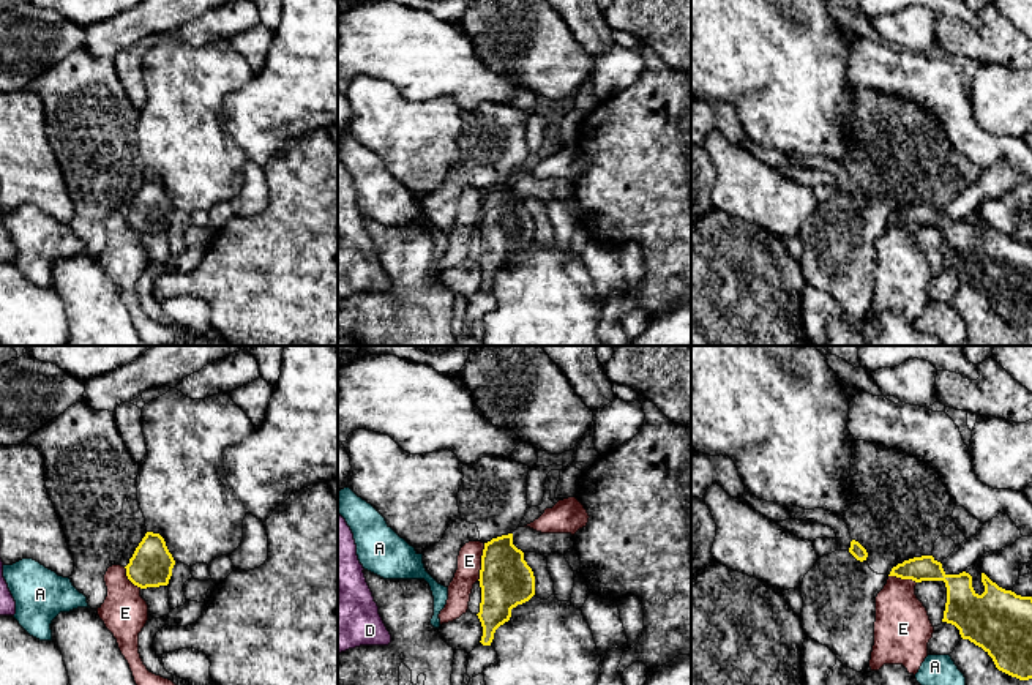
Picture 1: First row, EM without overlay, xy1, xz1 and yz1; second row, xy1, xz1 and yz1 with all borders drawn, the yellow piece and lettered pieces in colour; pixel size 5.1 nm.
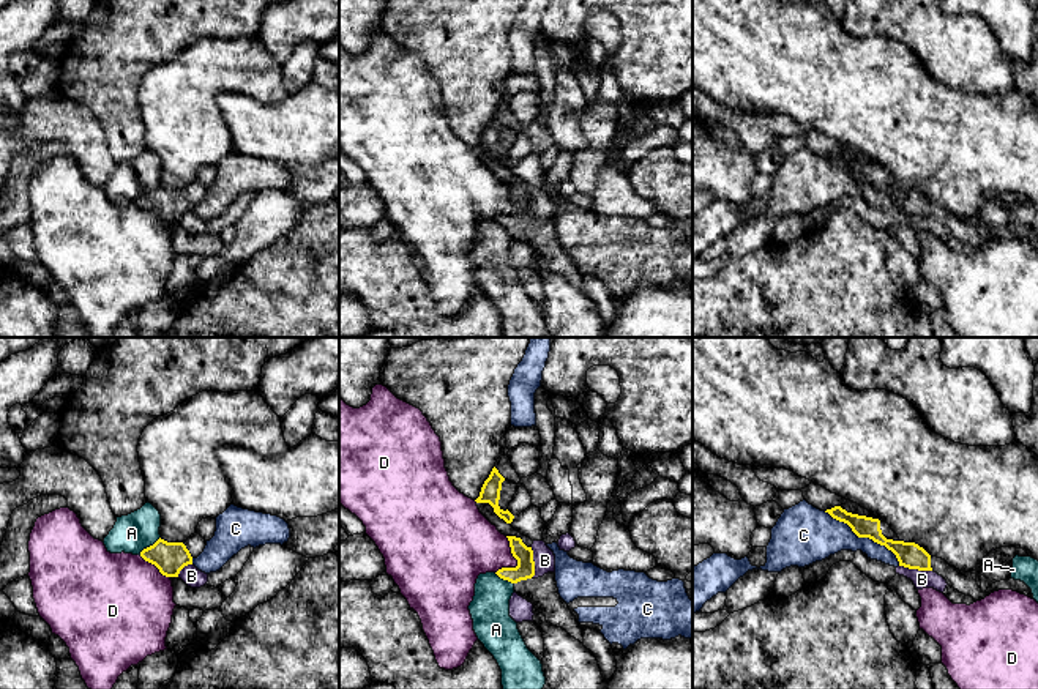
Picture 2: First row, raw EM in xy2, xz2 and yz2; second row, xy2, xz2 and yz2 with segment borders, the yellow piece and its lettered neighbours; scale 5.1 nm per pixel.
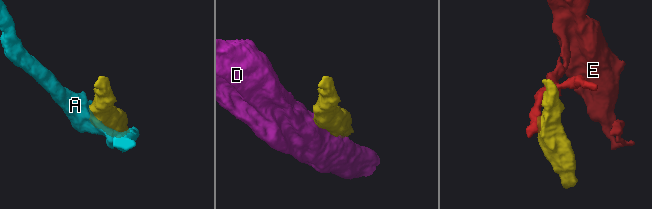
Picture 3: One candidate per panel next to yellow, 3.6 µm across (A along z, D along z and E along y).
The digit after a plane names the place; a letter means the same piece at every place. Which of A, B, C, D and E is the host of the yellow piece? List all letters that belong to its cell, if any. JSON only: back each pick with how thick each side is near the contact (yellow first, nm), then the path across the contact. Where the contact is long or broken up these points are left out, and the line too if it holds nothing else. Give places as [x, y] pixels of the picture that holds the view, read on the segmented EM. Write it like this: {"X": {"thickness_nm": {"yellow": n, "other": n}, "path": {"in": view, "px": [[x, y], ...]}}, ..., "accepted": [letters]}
{"accepted": []}

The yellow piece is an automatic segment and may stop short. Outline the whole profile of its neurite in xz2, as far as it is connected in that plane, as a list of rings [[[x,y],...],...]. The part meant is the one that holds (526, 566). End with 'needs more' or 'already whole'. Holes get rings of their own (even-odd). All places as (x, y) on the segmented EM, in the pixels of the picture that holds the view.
[[[506,536],[511,553],[517,560],[516,568],[502,568],[495,574],[514,585],[514,591],[533,604],[552,626],[562,628],[571,637],[584,643],[582,628],[571,613],[568,604],[560,598],[555,572],[535,579],[533,550],[521,538]]]; needs more

